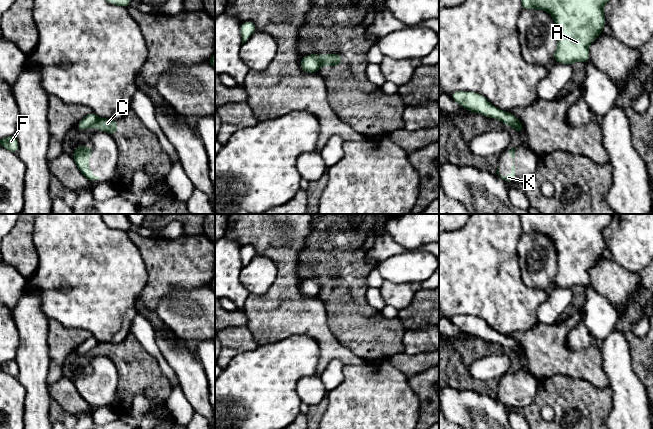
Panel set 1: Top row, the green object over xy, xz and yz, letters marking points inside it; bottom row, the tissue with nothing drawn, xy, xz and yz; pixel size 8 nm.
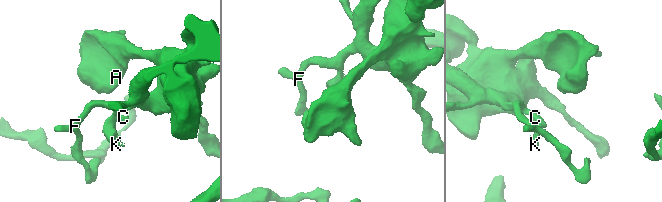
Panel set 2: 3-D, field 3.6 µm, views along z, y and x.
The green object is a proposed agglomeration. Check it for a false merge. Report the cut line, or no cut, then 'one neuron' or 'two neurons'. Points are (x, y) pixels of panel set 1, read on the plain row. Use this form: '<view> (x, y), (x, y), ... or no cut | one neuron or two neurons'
xz (319, 280), (319, 287), (321, 289) | two neurons

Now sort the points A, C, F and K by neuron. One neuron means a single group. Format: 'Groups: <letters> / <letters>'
Groups: A F K / C

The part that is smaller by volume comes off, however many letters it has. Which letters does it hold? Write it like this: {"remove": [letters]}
{"remove": ["C"]}

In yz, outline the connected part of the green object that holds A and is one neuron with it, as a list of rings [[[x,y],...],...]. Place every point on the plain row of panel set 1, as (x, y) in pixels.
[[[518,214],[523,233],[545,234],[552,240],[557,253],[557,273],[553,285],[562,288],[586,287],[590,284],[589,269],[606,248],[603,230],[614,214]]]

